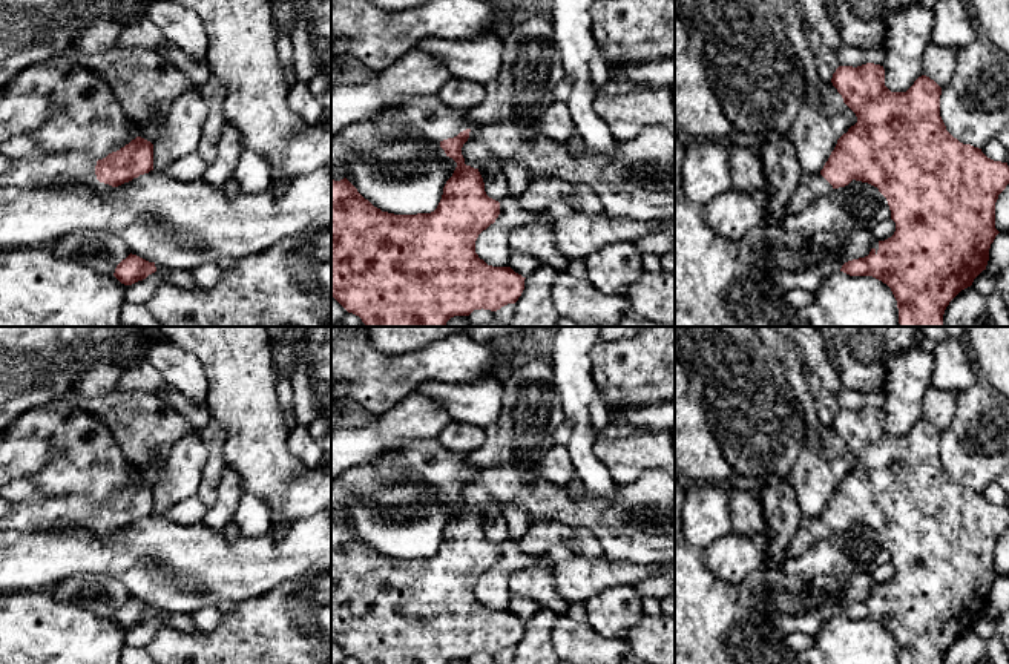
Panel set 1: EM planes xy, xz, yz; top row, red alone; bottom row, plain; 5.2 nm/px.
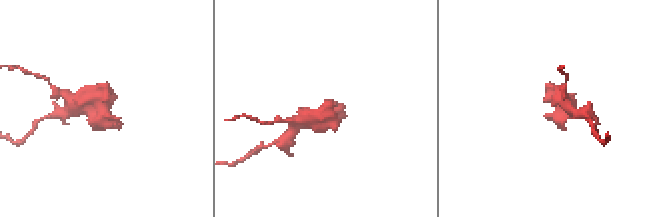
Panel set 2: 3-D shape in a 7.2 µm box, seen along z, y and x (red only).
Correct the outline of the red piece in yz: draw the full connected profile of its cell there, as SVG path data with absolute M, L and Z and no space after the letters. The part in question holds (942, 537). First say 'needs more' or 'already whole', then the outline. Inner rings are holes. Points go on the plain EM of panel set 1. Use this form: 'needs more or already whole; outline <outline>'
needs more; outline M866 406L857 411L839 409L831 422L843 446L856 457L857 466L843 477L819 517L804 517L793 537L790 557L807 552L814 543L853 523L868 526L886 541L896 575L879 584L865 601L848 604L840 615L850 620L873 620L886 627L899 652L899 664L943 664L949 646L986 613L989 592L995 580L995 546L1009 528L1007 506L988 501L981 492L954 482L940 460L942 431L926 419L919 420L906 436L891 436L885 429L885 413Z

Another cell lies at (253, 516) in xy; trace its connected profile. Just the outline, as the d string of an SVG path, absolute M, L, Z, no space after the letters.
M242 492L233 518L239 532L248 538L256 538L267 534L274 523L274 515L270 505L247 492Z

